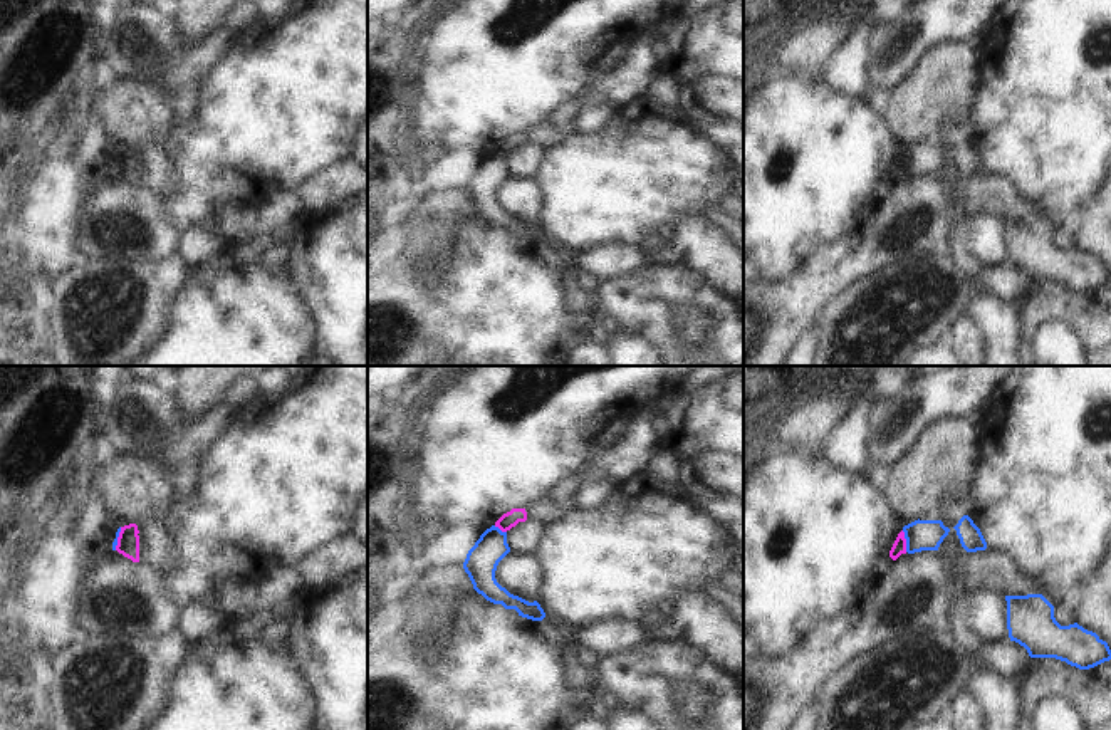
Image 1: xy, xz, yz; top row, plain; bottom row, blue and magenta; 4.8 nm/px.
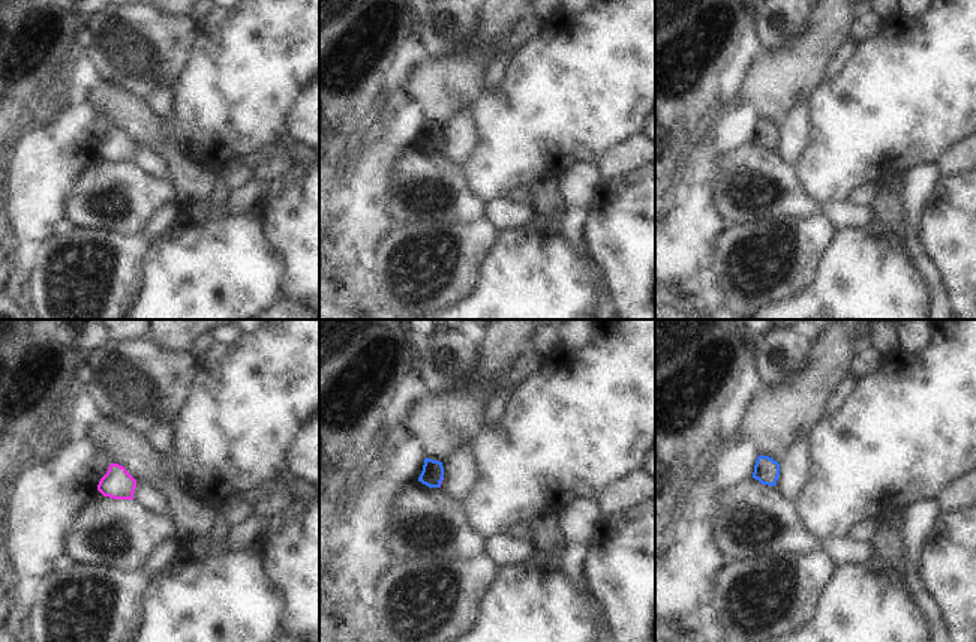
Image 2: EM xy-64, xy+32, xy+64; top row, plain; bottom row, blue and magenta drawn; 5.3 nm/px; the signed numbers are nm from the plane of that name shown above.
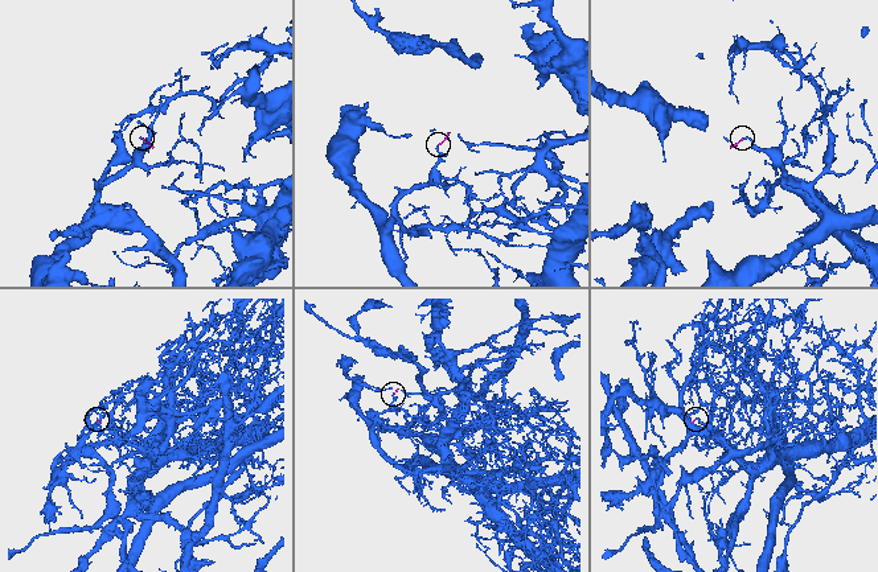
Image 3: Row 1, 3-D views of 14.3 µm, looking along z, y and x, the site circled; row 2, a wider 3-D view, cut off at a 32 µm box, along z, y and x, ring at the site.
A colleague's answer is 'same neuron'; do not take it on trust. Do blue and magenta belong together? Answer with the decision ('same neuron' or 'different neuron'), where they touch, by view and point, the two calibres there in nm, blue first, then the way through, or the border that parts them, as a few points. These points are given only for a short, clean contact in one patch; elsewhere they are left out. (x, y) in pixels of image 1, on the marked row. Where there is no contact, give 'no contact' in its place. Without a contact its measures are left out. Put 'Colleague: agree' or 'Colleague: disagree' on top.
Colleague: disagree
different neuron; contact yz (907, 541); calibres 140 and 70 nm; border yz (902, 531), (907, 551)

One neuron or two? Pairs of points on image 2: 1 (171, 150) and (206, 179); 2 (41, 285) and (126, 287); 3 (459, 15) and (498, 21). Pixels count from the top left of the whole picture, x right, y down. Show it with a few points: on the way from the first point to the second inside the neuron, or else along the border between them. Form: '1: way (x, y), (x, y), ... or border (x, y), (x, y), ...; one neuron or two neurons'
1: way (176, 159), (197, 179); one neuron
2: way (51, 251), (66, 240), (95, 237), (117, 252); one neuron
3: border (477, 15), (476, 41), (464, 51); two neurons

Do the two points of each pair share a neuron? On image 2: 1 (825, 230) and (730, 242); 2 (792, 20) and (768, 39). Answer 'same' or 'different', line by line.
1: same
2: same

